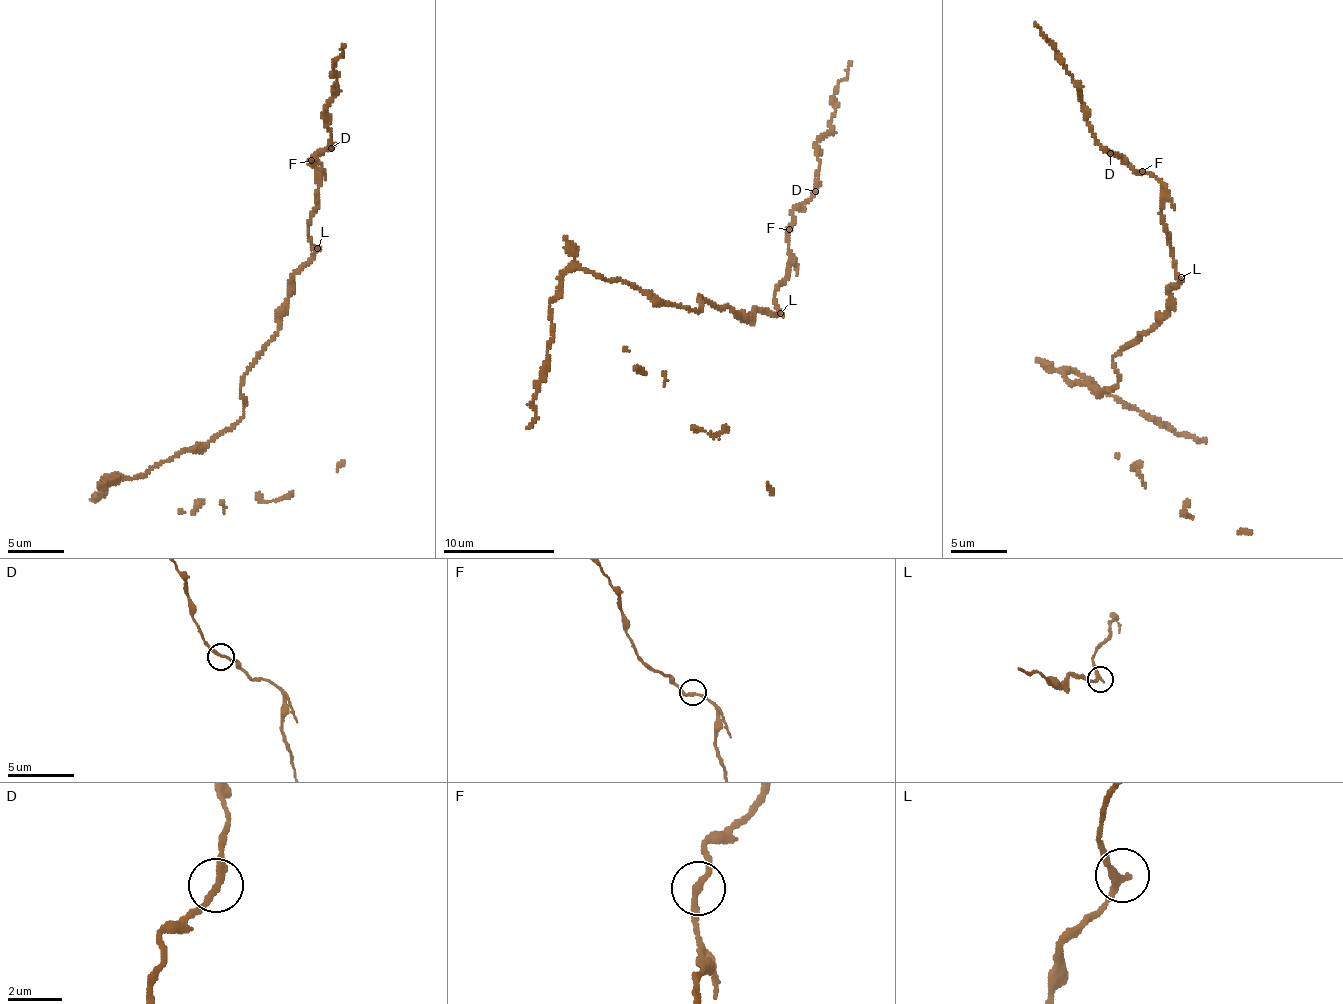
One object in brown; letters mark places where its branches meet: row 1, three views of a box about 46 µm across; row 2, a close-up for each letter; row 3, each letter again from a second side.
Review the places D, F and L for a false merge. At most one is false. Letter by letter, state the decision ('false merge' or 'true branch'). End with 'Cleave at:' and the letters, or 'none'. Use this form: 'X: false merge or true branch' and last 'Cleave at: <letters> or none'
D: true branch
F: true branch
L: true branch
Cleave at: none

